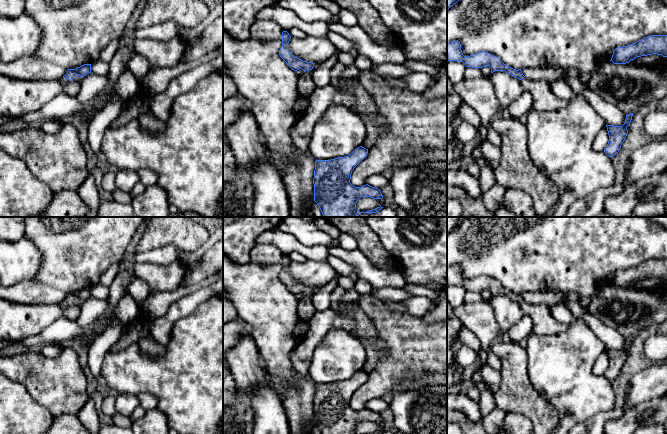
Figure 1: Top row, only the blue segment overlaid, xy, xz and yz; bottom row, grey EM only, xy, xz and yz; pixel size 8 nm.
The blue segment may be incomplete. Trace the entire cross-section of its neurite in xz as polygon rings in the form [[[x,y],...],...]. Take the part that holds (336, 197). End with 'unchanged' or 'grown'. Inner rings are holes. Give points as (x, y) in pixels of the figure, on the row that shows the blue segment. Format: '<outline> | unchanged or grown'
[[[360,146],[351,154],[331,160],[315,161],[314,170],[314,201],[318,204],[323,217],[358,217],[362,212],[356,209],[356,203],[361,197],[382,199],[380,189],[368,184],[355,187],[350,183],[354,168],[367,156],[368,149]]] | unchanged

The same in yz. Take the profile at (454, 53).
[[[458,41],[447,43],[447,61],[460,61],[466,67],[483,68],[489,66],[491,73],[495,71],[505,71],[507,74],[520,80],[523,89],[529,92],[533,98],[532,109],[537,111],[555,111],[565,108],[568,101],[558,98],[551,91],[548,82],[533,81],[526,78],[521,69],[513,69],[504,64],[498,57],[488,52],[478,52],[470,56],[464,56],[461,44]]] | grown

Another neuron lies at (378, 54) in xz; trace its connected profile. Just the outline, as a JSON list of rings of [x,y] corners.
[[[337,20],[329,22],[328,27],[331,31],[352,42],[358,50],[358,55],[369,58],[375,65],[403,64],[406,61],[402,50],[374,43],[358,25],[349,27]]]

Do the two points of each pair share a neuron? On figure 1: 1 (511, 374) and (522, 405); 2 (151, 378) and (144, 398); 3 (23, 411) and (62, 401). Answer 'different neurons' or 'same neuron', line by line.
1: same neuron
2: different neurons
3: different neurons

